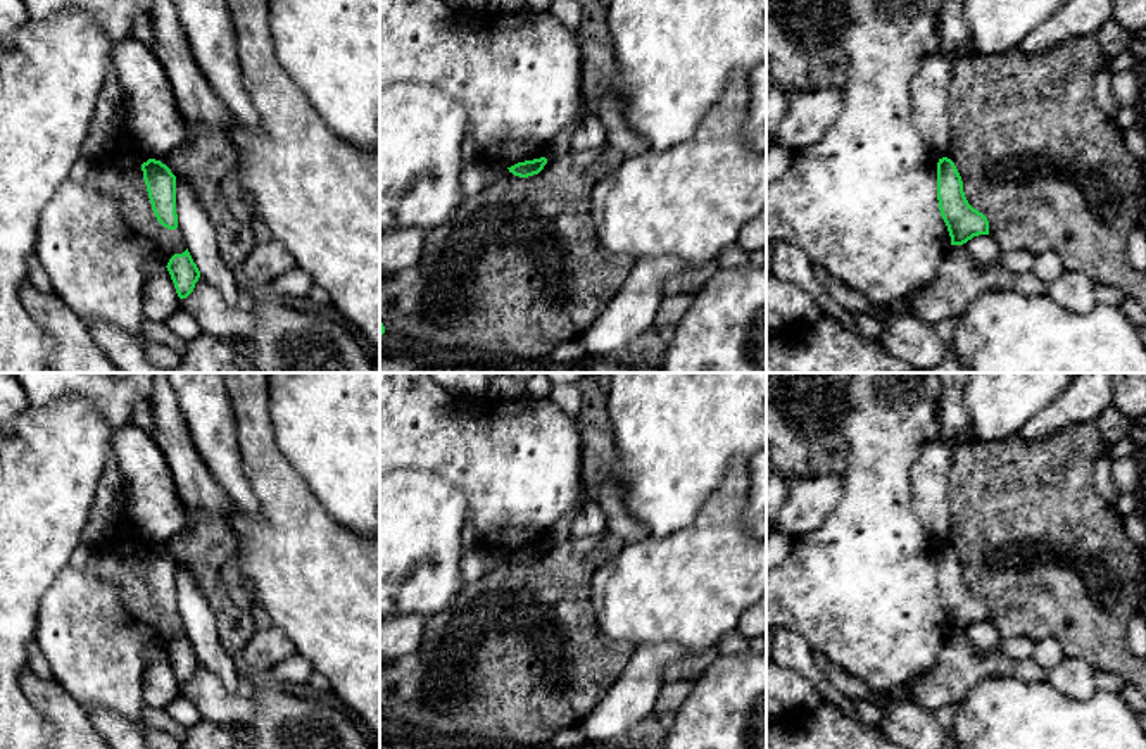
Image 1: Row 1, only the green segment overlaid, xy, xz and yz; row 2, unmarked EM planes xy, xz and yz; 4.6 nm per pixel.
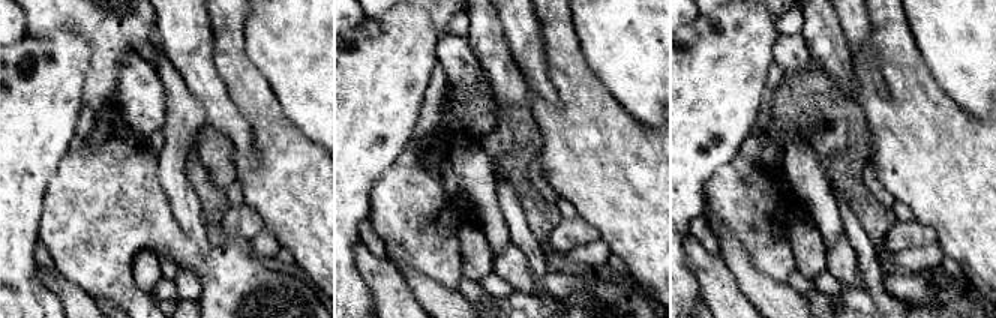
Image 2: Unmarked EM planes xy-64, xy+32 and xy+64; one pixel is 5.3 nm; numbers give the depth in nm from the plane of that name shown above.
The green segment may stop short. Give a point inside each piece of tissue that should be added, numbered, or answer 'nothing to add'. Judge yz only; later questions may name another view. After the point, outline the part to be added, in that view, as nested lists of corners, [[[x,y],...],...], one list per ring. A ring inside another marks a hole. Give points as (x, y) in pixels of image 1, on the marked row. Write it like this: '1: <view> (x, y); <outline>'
nothing to add

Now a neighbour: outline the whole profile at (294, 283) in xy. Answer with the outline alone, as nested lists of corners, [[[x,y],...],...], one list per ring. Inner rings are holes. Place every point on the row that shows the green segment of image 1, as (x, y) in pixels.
[[[299,266],[264,285],[268,295],[281,300],[307,297],[312,286],[311,276]]]

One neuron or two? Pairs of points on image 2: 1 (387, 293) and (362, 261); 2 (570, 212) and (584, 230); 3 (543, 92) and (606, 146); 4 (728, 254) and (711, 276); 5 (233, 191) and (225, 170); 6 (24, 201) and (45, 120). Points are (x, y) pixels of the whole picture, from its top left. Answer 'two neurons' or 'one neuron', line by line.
1: one neuron
2: two neurons
3: two neurons
4: two neurons
5: two neurons
6: one neuron

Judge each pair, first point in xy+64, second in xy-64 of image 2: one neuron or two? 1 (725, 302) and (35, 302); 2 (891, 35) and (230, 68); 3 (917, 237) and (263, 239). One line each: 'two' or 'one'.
1: two
2: one
3: two

